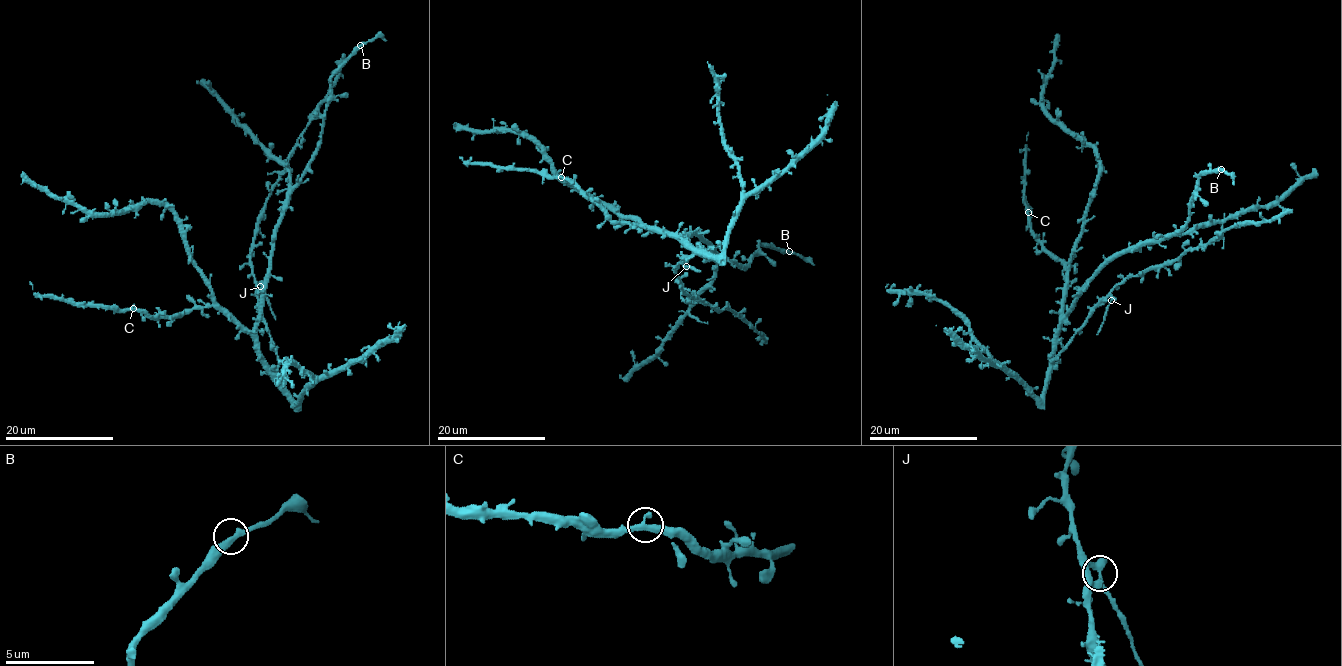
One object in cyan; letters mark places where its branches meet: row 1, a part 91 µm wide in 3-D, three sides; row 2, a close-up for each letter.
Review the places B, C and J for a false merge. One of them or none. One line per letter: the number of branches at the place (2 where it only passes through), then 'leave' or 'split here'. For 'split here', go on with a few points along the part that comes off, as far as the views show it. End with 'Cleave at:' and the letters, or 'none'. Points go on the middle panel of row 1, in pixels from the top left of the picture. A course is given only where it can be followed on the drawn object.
B: branches 2; leave
C: branches 2; leave
J: branches 2; split here; course (686, 265), (700, 270)
Cleave at: J

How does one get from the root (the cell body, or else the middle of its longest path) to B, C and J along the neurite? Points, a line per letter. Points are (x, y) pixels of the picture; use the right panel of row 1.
B: (1058, 341), (1060, 320), (1087, 279), (1119, 254), (1180, 229), (1188, 217), (1188, 203), (1197, 176), (1221, 169)
C: (1058, 341), (1067, 269), (1064, 261), (1047, 252), (1031, 228), (1028, 212)
J: (1058, 341), (1052, 360), (1096, 308), (1109, 296), (1110, 300)

